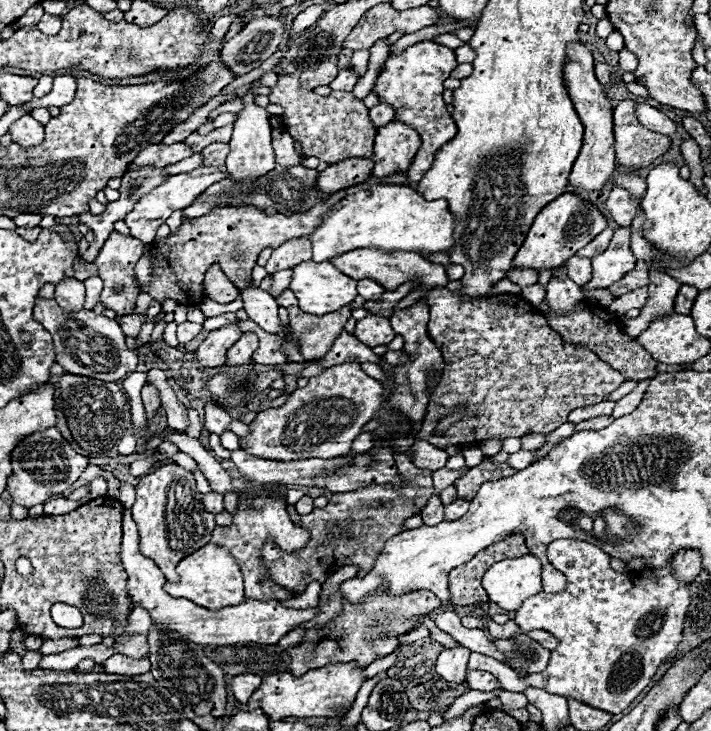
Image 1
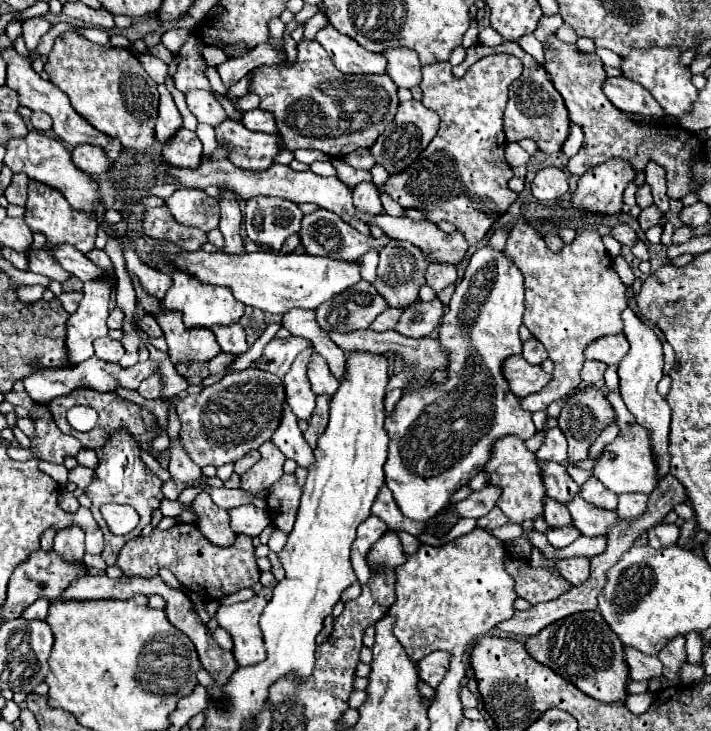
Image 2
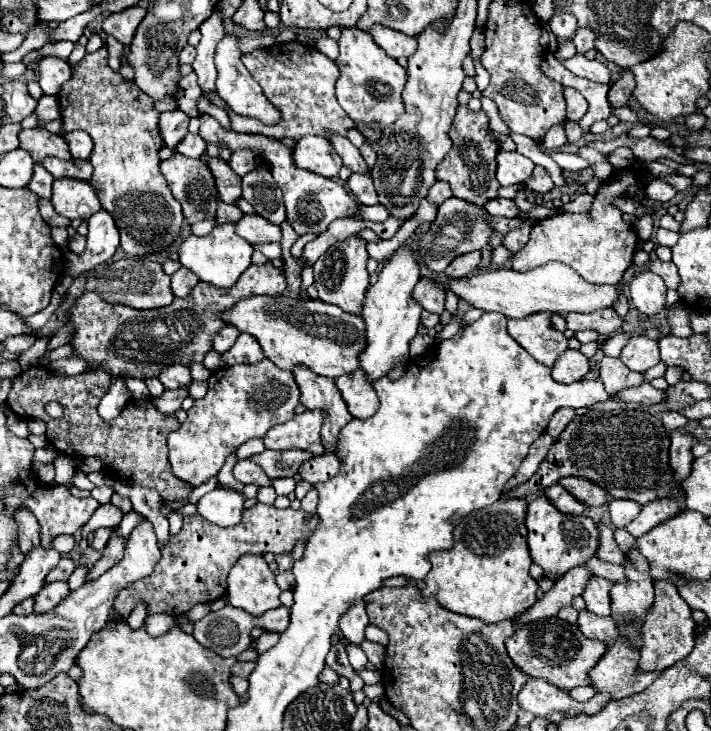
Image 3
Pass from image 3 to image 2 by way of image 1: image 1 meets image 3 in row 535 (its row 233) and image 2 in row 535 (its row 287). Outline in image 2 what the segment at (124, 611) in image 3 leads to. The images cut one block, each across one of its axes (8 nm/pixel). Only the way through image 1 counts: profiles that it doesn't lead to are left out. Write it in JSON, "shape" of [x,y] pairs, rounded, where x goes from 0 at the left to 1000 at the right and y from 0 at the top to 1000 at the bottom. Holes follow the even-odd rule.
{"shape":[[[248,717],[236,725],[222,725],[211,733],[194,733],[174,744],[169,752],[163,774],[174,788],[200,788],[211,791],[225,782],[225,777],[239,777],[250,796],[281,815],[284,824],[312,821],[315,815],[332,813],[338,804],[357,802],[366,791],[366,777],[360,772],[360,750],[354,736],[335,731],[326,747],[304,747],[290,739],[276,717]]]}

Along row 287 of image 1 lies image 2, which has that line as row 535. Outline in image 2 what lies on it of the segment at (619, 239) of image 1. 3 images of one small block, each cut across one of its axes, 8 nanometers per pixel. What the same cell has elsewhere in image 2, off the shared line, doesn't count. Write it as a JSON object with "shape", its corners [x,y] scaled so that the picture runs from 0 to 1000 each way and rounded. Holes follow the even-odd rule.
{"shape":[[[813,676],[810,681],[799,689],[799,698],[807,709],[807,720],[830,736],[855,736],[855,722],[866,720],[866,714],[872,714],[866,700],[855,700],[847,695],[838,695],[835,689],[827,689],[824,684],[819,684]]]}

